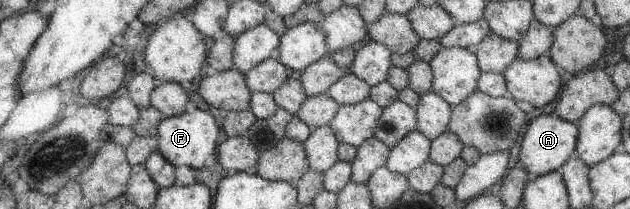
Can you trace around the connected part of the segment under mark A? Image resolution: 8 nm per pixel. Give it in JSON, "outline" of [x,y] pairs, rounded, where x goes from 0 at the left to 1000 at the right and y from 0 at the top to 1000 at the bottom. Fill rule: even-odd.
{"outline":[[[859,545],[843,574],[829,641],[817,799],[835,813],[843,852],[868,833],[886,809],[900,766],[911,713],[917,612],[913,593],[890,574],[876,545]]]}

